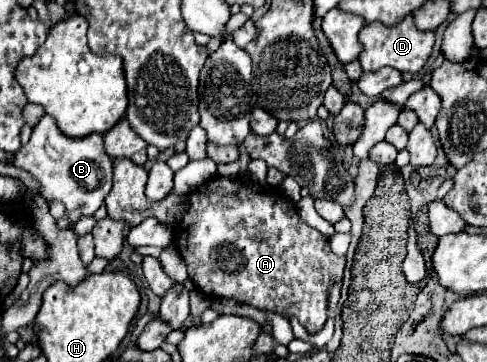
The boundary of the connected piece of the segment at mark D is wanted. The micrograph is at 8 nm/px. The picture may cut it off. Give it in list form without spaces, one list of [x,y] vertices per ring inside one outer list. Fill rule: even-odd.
[[[406,16],[398,26],[384,26],[382,22],[370,22],[360,32],[360,64],[364,72],[378,72],[384,66],[392,66],[400,72],[416,74],[424,68],[426,60],[432,54],[434,46],[434,32],[422,32],[414,26],[414,18]]]

